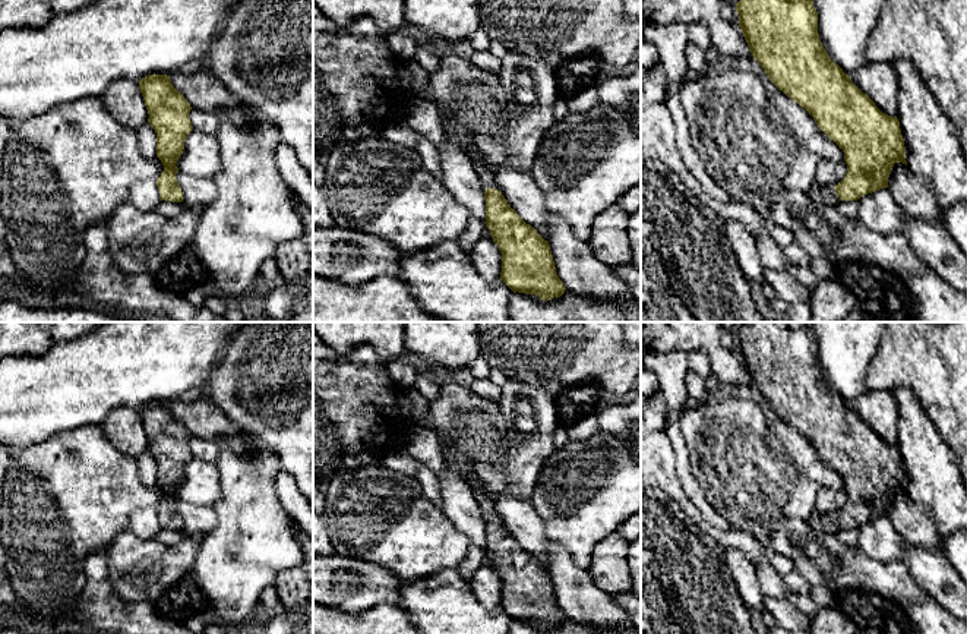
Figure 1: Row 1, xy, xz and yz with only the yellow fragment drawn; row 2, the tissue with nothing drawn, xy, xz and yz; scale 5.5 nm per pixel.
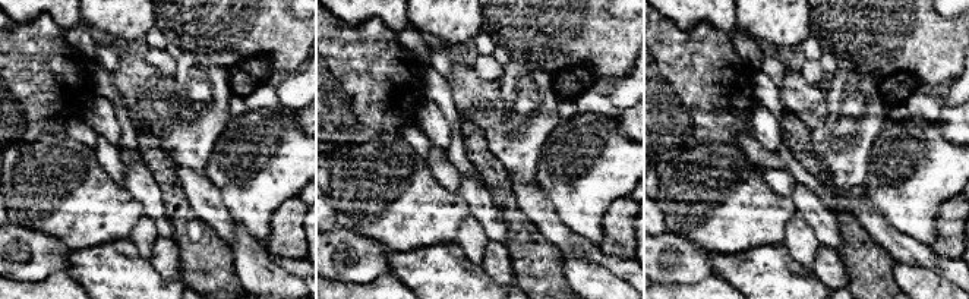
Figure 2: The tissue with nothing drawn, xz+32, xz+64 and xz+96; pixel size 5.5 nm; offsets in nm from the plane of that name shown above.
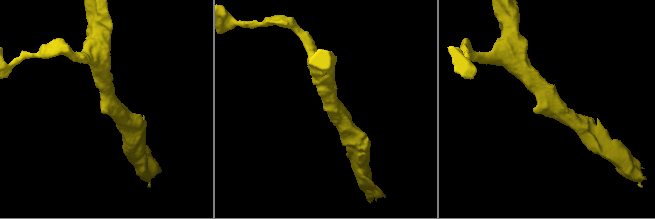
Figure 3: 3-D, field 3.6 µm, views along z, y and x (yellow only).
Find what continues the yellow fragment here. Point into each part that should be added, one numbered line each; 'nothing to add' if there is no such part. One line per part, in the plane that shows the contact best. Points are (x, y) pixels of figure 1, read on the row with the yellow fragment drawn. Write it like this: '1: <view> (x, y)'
1: yz (821, 195)

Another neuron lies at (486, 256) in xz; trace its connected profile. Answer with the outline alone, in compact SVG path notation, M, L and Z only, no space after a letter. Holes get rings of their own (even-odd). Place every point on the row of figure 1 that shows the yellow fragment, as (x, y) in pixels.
M481 237L471 249L470 259L478 274L487 281L499 281L502 272L502 253L497 245Z

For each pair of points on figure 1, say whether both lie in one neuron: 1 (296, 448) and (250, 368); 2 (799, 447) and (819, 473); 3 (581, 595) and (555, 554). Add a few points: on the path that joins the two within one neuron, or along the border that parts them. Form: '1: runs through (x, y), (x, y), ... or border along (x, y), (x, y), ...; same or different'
1: runs through (296, 428), (296, 413), (271, 388); same
2: runs through (802, 453), (814, 467); same
3: runs through (572, 584), (562, 571), (561, 564); same

